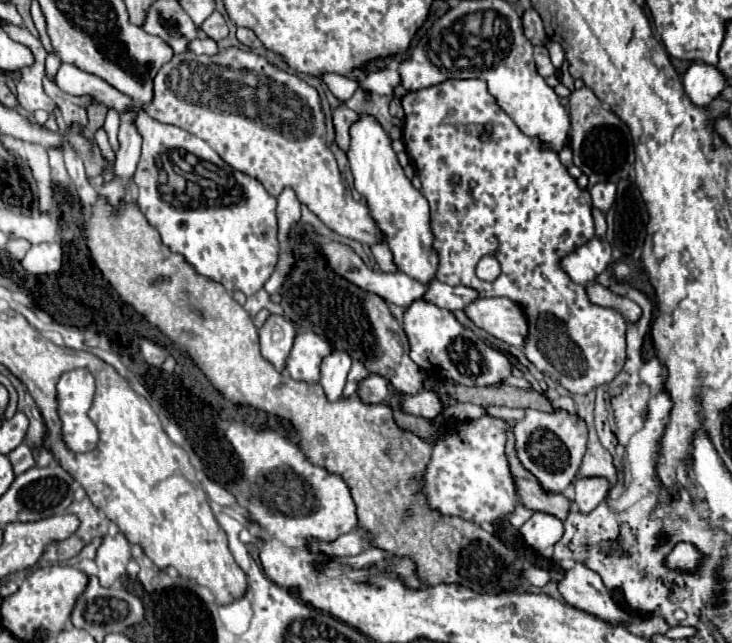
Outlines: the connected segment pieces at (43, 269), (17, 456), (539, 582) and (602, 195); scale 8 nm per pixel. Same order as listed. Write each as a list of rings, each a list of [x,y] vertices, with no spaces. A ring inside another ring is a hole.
[[[62,241],[38,243],[38,245],[30,247],[26,257],[22,259],[22,267],[32,275],[56,273],[62,267],[62,259],[64,259]]]
[[[20,443],[20,445],[8,455],[8,459],[10,459],[16,475],[20,475],[20,473],[24,473],[24,471],[28,471],[30,467],[36,465],[36,461],[34,461],[34,457],[32,457],[32,449],[30,449],[26,443]]]
[[[531,567],[525,569],[522,572],[522,576],[532,585],[537,587],[543,587],[548,582],[552,581],[552,578],[546,570],[542,568]]]
[[[598,183],[598,185],[594,185],[594,189],[590,189],[590,195],[592,195],[594,205],[602,213],[608,213],[616,199],[616,187],[614,187],[614,183]]]

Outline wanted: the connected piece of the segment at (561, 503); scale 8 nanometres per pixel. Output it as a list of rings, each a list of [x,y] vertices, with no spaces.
[[[512,433],[506,441],[506,457],[510,461],[510,471],[514,473],[514,479],[518,481],[518,489],[522,489],[522,503],[532,511],[554,513],[560,521],[566,521],[570,501],[562,493],[552,493],[552,491],[542,489],[538,479],[528,469],[524,469],[524,465],[520,463],[516,455]]]

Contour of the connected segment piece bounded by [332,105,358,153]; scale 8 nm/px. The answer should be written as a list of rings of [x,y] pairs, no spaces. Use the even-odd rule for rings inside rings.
[[[340,105],[334,109],[334,127],[336,127],[336,143],[346,153],[350,149],[350,127],[358,121],[358,115],[348,109],[346,105]]]

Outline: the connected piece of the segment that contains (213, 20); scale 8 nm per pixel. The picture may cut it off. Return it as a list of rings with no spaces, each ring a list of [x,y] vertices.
[[[214,11],[214,13],[200,25],[200,29],[202,29],[210,39],[216,39],[216,41],[220,41],[220,39],[224,39],[224,37],[228,35],[226,21],[224,21],[224,17],[222,17],[218,11]]]

